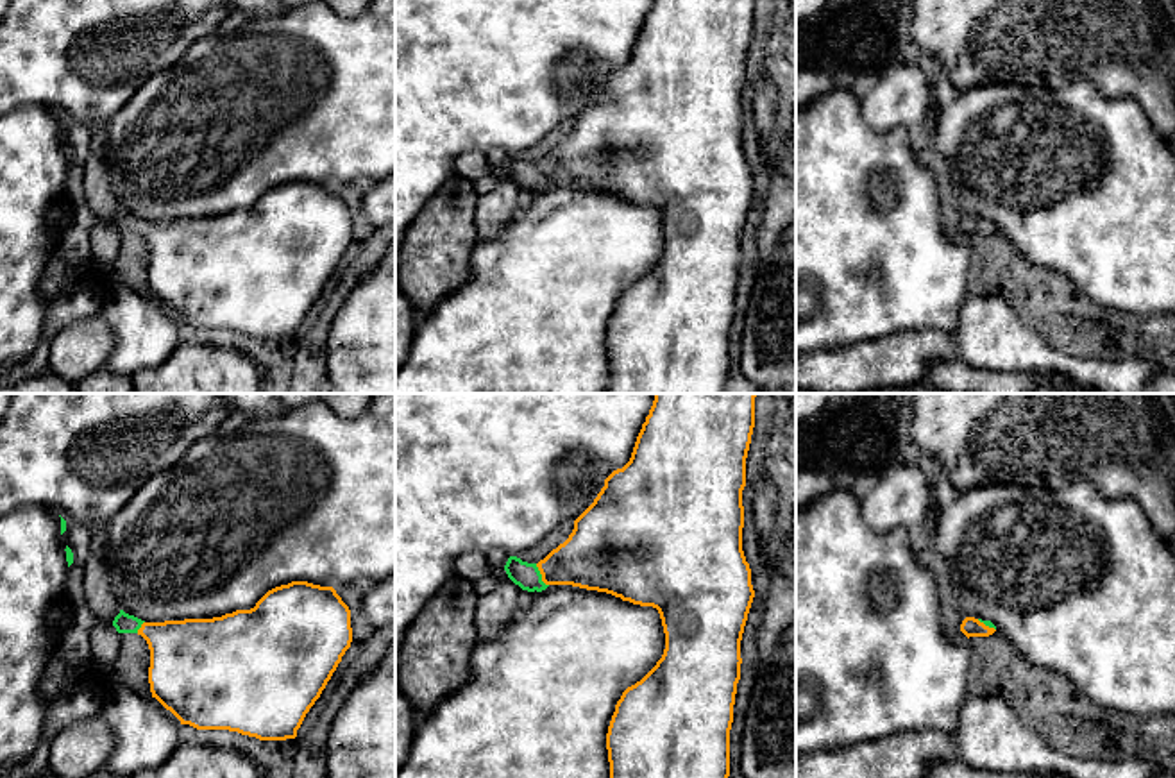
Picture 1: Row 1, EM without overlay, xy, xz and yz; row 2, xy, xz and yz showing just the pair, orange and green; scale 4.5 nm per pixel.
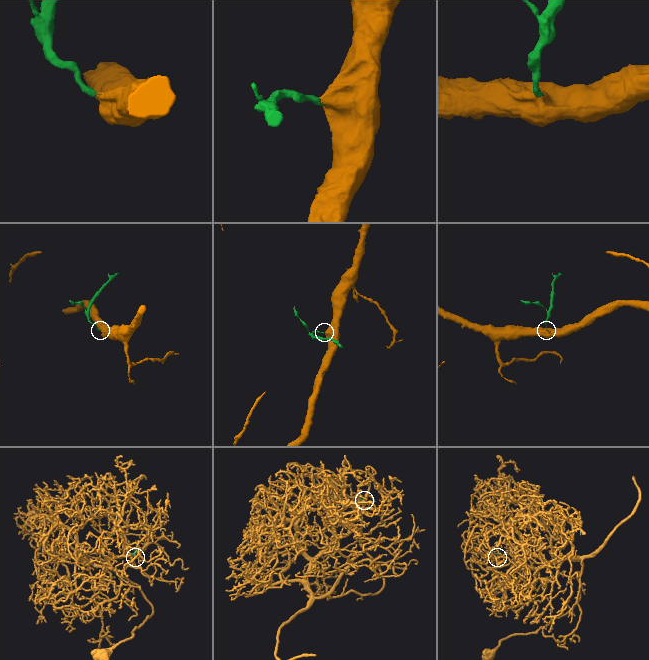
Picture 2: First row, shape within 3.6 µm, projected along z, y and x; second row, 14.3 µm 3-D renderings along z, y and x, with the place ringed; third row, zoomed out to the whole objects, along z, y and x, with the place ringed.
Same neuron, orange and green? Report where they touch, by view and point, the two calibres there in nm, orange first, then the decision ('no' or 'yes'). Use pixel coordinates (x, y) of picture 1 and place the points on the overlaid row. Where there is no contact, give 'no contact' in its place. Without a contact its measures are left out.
xz (541, 573) | 280/120 nm | yes

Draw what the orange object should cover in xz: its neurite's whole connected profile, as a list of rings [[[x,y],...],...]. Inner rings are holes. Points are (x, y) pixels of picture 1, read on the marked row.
[[[655,393],[630,461],[613,470],[594,503],[574,520],[569,538],[538,563],[510,556],[508,578],[528,592],[572,585],[658,610],[665,649],[656,665],[615,705],[606,749],[610,778],[728,778],[730,730],[740,680],[740,640],[755,597],[742,551],[746,458],[757,393]]]

